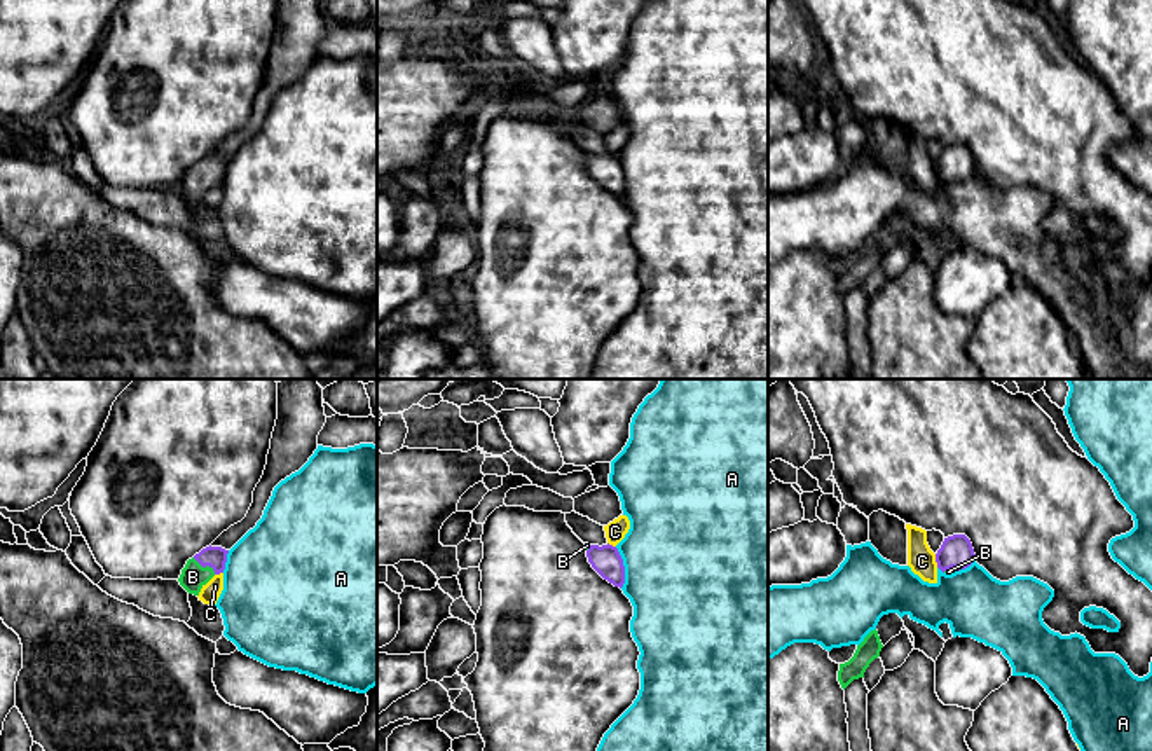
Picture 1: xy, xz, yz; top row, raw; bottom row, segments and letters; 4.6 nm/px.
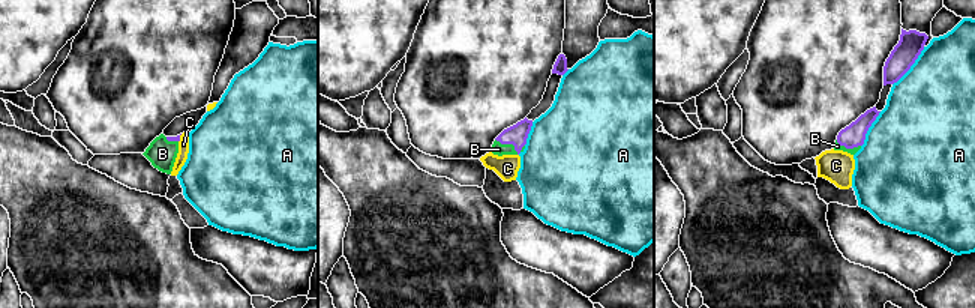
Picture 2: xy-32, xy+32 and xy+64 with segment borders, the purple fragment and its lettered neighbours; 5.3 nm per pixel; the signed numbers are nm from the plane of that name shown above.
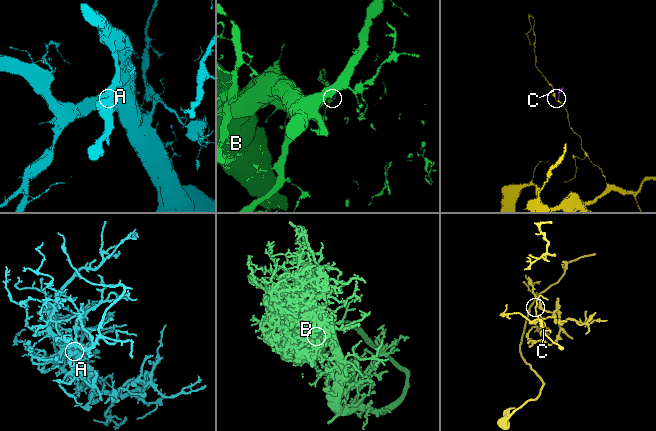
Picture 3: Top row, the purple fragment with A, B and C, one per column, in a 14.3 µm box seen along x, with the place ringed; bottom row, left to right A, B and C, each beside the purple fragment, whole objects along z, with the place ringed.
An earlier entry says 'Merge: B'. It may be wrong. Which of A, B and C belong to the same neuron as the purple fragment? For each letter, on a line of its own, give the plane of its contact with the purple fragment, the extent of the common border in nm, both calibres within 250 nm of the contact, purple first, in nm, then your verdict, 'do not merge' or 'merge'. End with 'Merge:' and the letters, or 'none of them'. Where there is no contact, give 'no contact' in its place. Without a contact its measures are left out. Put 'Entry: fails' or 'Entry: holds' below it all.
A: meets purple in xz; contact 190 nm long; 140 nm thick on the purple side, 500 nm on the other; do not merge
B: meets purple in xy; contact 130 nm long; 100 nm thick on the purple side, 120 nm on the other; merge
C: meets purple in yz; contact 70 nm long; 150 nm thick on the purple side, 130 nm on the other; do not merge
Merge: B
Entry: holds

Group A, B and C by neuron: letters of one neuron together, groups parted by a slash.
A / B / C

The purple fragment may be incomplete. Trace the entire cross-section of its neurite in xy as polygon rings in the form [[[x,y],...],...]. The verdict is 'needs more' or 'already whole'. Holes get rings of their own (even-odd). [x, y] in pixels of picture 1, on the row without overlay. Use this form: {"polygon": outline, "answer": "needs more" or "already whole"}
{"polygon": [[[206,155],[187,169],[178,187],[180,194],[194,204],[215,185],[223,182],[229,159],[222,155]]], "answer": "needs more"}

